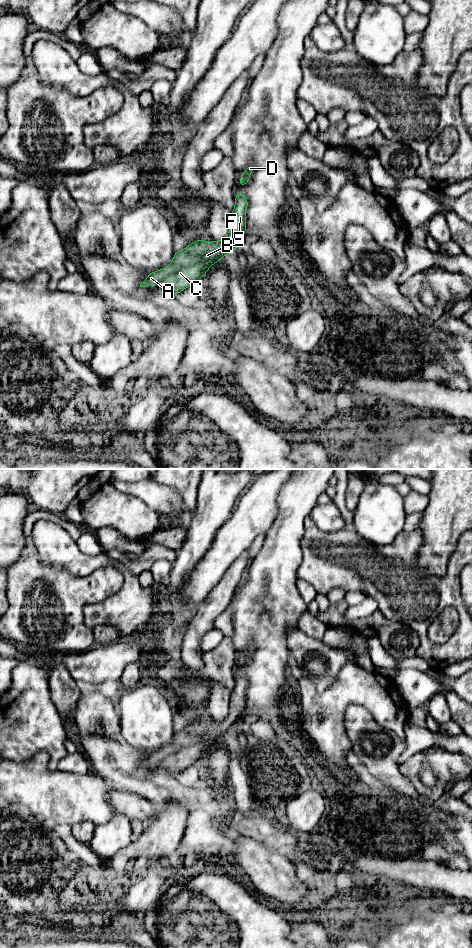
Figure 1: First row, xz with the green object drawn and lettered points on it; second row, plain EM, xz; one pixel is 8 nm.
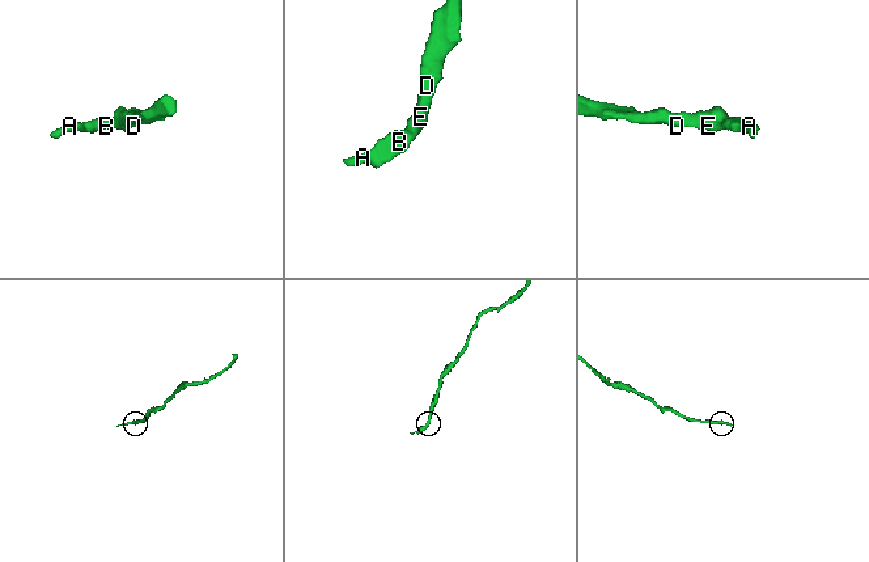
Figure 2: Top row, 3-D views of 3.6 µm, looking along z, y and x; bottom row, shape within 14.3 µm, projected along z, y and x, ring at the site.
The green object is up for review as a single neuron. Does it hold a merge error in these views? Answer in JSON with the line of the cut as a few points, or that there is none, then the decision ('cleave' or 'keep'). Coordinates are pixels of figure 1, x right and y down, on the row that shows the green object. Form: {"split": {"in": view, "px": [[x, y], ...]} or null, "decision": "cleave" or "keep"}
{"split": null, "decision": "keep"}

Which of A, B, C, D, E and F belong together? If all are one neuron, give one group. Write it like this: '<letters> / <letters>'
A B C D E F

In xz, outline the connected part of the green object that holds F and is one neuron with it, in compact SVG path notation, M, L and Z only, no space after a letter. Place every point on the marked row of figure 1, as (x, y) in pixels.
M240 192L235 196L235 207L230 214L229 233L222 241L212 240L209 244L200 237L197 241L188 245L181 251L175 251L170 265L158 271L151 272L145 281L140 283L140 287L146 287L154 284L161 284L166 291L177 295L189 286L192 286L197 280L204 277L209 268L221 260L225 255L233 252L239 247L241 237L246 233L246 209L248 207L247 198Z

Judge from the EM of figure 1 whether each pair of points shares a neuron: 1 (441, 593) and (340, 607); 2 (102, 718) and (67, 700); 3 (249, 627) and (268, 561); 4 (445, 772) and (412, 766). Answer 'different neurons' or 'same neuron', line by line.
1: different neurons
2: same neuron
3: same neuron
4: same neuron

